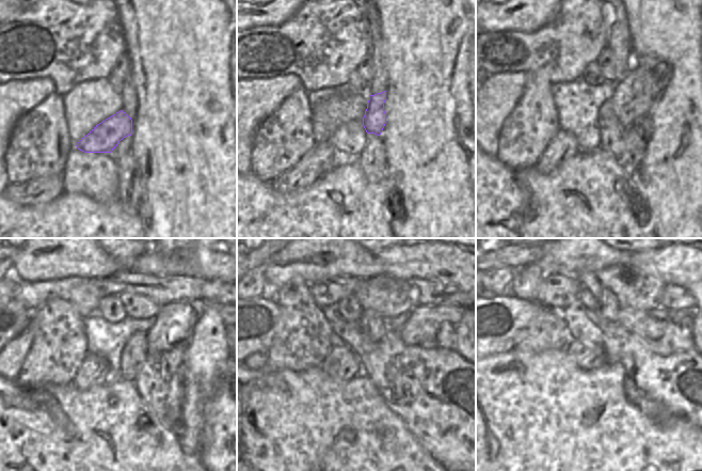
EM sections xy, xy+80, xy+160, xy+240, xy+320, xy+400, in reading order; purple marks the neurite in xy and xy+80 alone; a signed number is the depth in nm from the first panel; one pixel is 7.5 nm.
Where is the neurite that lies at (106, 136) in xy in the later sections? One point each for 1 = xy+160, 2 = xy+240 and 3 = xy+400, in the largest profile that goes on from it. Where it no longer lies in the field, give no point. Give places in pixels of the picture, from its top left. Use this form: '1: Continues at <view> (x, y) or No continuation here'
1: Continues at xy+160 (635, 93)
2: Continues at xy+240 (172, 328)
3: Continues at xy+400 (675, 316)

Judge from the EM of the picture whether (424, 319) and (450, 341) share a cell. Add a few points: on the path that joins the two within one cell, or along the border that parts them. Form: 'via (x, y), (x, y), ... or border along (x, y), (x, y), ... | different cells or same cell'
border along (448, 320), (440, 327), (435, 335), (435, 345) | different cells

